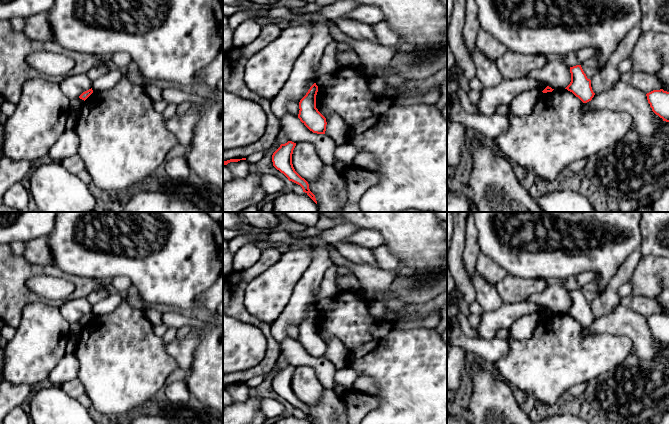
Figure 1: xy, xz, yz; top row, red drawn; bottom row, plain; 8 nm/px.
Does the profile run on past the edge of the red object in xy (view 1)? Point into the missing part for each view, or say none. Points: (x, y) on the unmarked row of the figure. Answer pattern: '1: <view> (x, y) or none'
1: none

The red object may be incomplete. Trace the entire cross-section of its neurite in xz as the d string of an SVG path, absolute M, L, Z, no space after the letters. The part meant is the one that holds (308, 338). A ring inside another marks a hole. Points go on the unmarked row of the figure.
M314 307L299 326L300 345L313 357L325 358L326 342L316 332L318 310Z

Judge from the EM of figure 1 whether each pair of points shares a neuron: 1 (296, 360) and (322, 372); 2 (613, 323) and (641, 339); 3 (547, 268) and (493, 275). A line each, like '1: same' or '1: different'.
1: same
2: same
3: different

